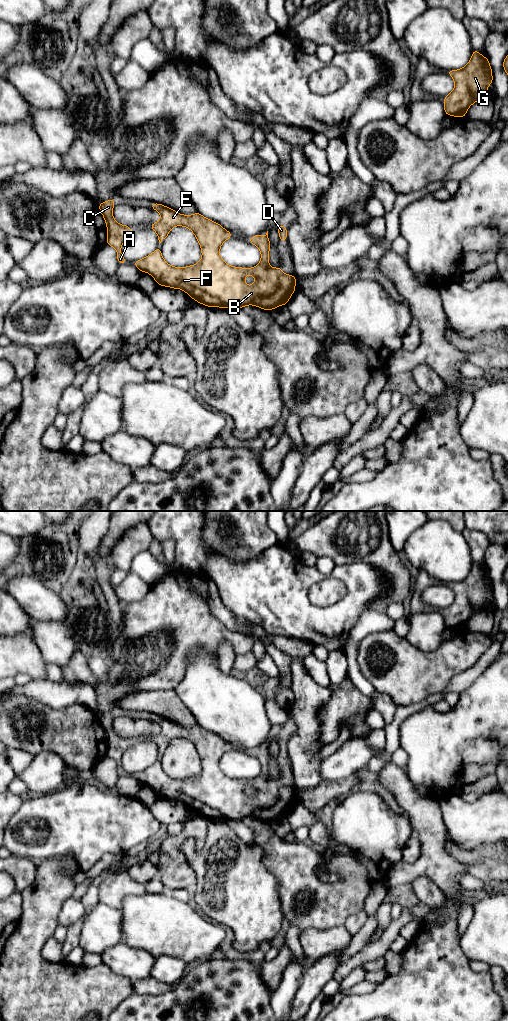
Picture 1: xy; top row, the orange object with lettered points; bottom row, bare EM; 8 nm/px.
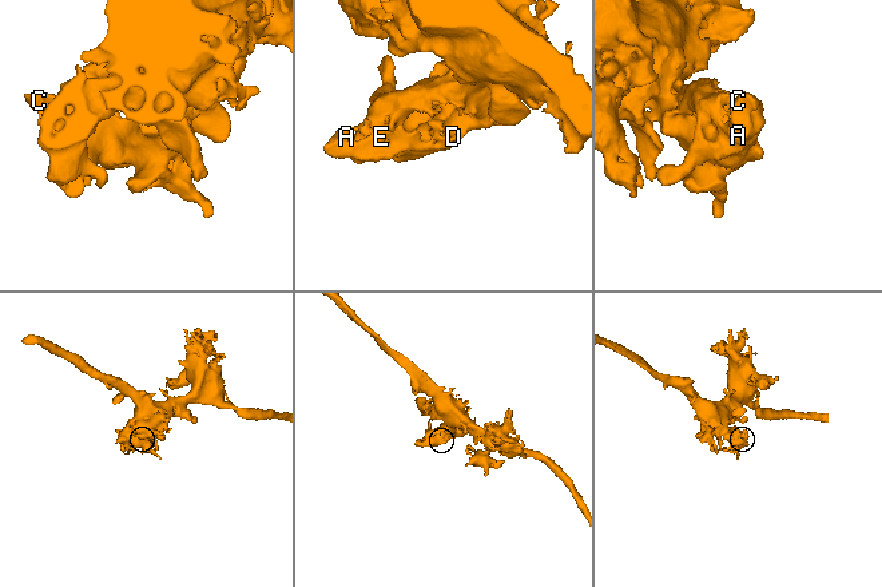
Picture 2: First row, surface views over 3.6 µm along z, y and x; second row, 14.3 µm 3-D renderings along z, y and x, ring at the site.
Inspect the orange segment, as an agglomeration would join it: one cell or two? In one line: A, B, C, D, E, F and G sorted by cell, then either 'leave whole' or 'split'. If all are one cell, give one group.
A B C D E F G | leave whole

